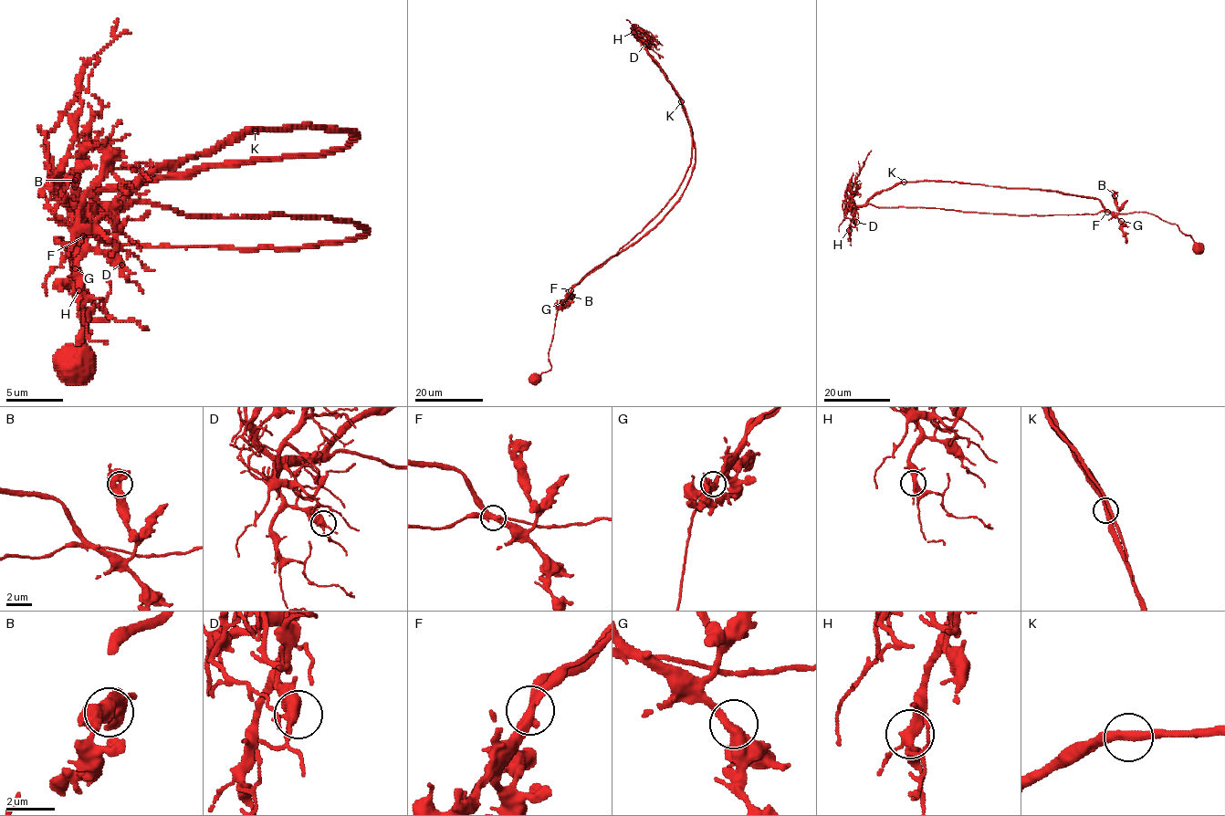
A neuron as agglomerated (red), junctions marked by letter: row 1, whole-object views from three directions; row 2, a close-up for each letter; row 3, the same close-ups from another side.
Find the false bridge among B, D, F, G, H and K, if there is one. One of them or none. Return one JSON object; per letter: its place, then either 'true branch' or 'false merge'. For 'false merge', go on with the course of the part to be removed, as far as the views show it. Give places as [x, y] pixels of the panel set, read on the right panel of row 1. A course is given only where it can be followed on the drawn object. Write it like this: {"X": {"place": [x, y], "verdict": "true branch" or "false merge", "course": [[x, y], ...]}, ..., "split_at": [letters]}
{"B": {"place": [1115, 195], "verdict": "true branch"}, "D": {"place": [856, 222], "verdict": "true branch"}, "F": {"place": [1107, 212], "verdict": "true branch"}, "G": {"place": [1121, 221], "verdict": "true branch"}, "H": {"place": [849, 230], "verdict": "true branch"}, "K": {"place": [904, 182], "verdict": "true branch"}, "split_at": []}

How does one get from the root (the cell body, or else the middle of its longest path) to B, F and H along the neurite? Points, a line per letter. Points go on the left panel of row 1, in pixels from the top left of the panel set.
B: (77, 364), (83, 329), (108, 316), (75, 281), (68, 249), (55, 237), (58, 243), (78, 240), (75, 180)
F: (77, 364), (83, 329), (108, 316), (75, 281), (68, 249), (55, 237), (69, 243), (82, 236)
H: (77, 364), (83, 329), (108, 316), (55, 237), (315, 247), (367, 228), (101, 205), (82, 225), (78, 290)

